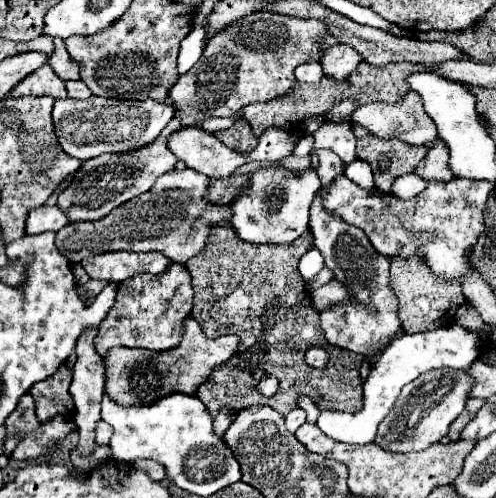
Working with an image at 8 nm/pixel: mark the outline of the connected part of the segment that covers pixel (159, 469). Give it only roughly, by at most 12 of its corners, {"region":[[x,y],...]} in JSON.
{"region":[[146,459],[134,461],[136,469],[144,469],[154,481],[164,481],[164,467]]}

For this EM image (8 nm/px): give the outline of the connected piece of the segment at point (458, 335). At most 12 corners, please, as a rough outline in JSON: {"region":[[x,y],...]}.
{"region":[[460,325],[394,339],[364,381],[360,413],[320,411],[344,443],[372,443],[404,385],[468,369],[480,353]]}

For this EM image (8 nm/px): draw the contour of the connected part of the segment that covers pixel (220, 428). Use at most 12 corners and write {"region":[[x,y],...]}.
{"region":[[220,409],[216,419],[216,433],[224,435],[232,425],[236,411]]}

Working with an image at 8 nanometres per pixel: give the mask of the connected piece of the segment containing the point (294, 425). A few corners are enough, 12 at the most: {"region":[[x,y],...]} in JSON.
{"region":[[292,409],[286,419],[286,429],[294,433],[306,421],[302,409]]}

